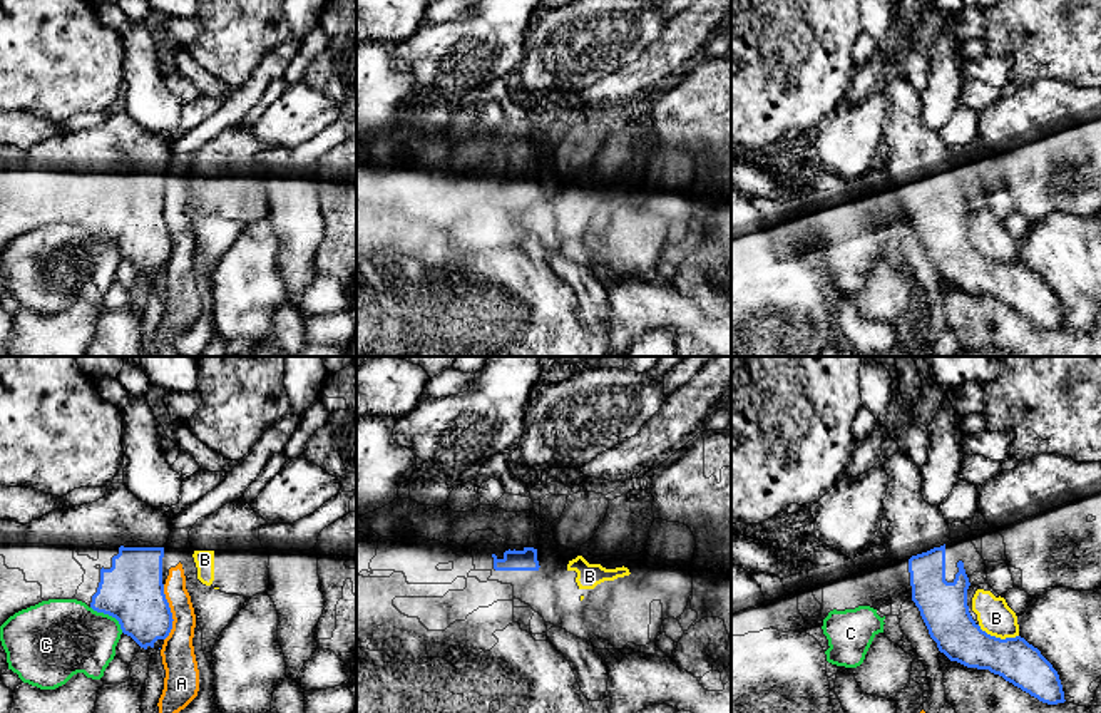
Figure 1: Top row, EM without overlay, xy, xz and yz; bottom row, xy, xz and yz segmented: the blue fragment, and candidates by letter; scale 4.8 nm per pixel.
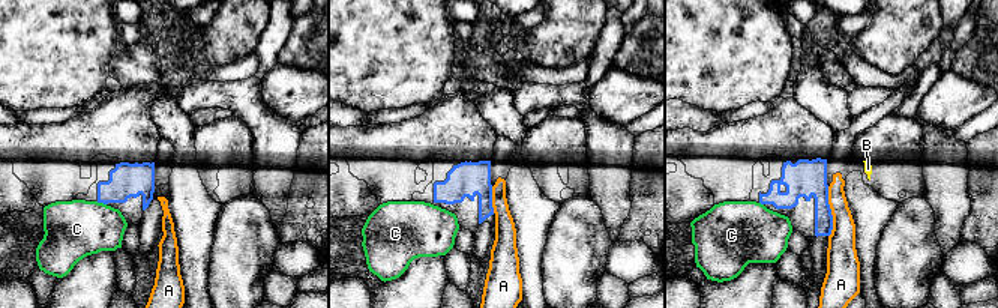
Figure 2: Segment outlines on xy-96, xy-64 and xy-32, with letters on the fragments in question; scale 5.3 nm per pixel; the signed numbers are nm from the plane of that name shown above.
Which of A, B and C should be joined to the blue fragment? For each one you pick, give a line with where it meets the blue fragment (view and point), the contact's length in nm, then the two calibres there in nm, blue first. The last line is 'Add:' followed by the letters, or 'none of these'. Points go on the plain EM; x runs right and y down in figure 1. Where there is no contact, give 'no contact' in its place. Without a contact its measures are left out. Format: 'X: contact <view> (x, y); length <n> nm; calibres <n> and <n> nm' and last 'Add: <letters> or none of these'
Add: none of these

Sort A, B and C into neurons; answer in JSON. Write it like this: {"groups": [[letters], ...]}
{"groups": [["A"], ["B"], ["C"]]}

